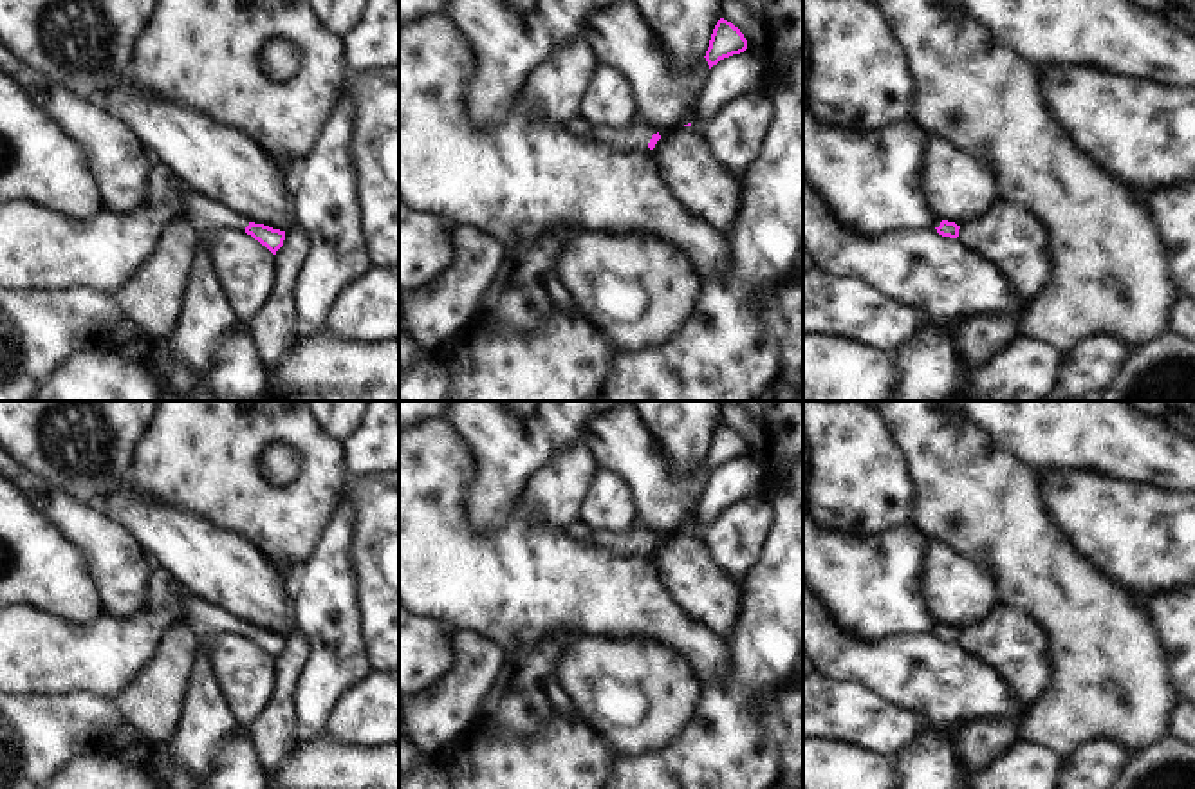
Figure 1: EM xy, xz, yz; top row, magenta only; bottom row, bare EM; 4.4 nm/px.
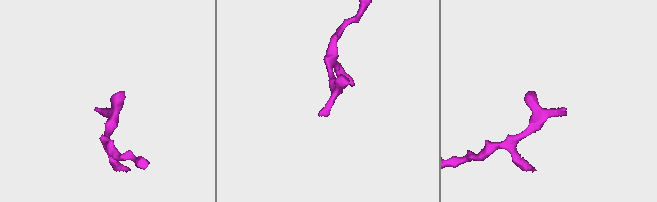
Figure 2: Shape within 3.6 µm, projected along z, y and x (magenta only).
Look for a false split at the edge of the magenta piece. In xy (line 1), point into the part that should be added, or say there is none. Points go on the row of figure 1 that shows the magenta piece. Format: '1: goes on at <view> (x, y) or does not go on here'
1: goes on at xy (201, 215)

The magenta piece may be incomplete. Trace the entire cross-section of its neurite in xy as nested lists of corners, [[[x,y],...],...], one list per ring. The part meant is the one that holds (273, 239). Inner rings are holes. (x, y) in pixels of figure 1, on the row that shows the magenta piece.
[[[184,191],[181,200],[184,211],[184,227],[197,235],[211,235],[217,229],[245,231],[273,255],[283,246],[285,231],[264,224],[249,222],[245,217],[217,204],[193,191]]]

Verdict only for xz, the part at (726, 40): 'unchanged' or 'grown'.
unchanged

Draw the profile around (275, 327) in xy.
[[[298,224],[285,229],[283,246],[276,251],[273,292],[251,318],[249,332],[265,368],[274,368],[298,343],[298,312],[292,289],[309,253],[309,240]]]

